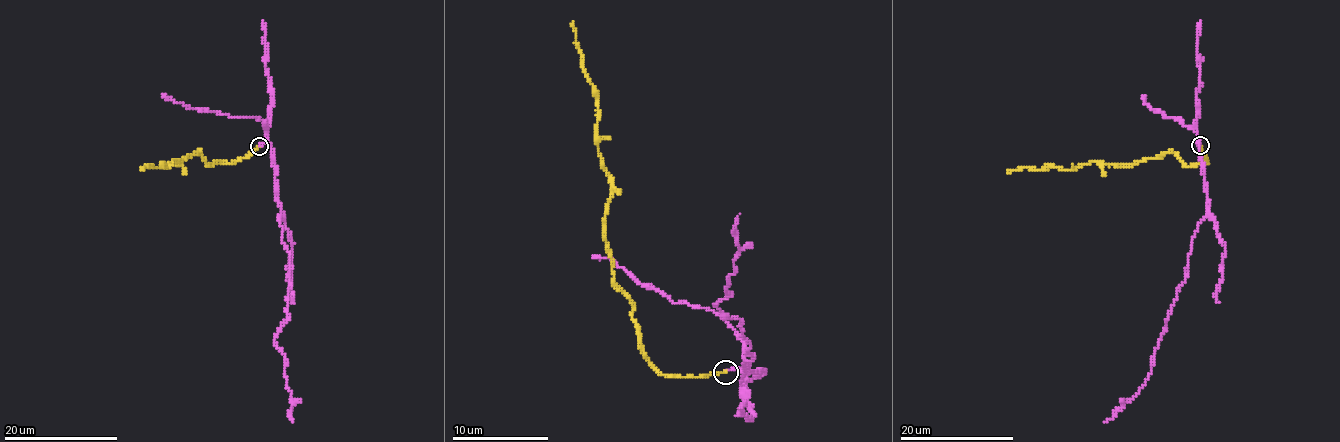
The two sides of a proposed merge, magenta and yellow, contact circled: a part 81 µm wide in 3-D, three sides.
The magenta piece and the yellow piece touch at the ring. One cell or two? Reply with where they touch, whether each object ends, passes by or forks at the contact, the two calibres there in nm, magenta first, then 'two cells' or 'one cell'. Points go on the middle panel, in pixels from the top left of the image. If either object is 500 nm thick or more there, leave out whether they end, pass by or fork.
place (726, 372); magenta ends; yellow ends; calibres 200 and 240 nm; one cell

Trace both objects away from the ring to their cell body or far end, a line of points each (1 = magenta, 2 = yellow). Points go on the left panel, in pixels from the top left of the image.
1: (259, 145), (267, 144), (272, 150), (279, 217), (290, 261), (288, 319), (273, 343), (284, 355), (293, 421)
2: (259, 145), (224, 162), (208, 165), (199, 151), (176, 164), (176, 160), (142, 169)

